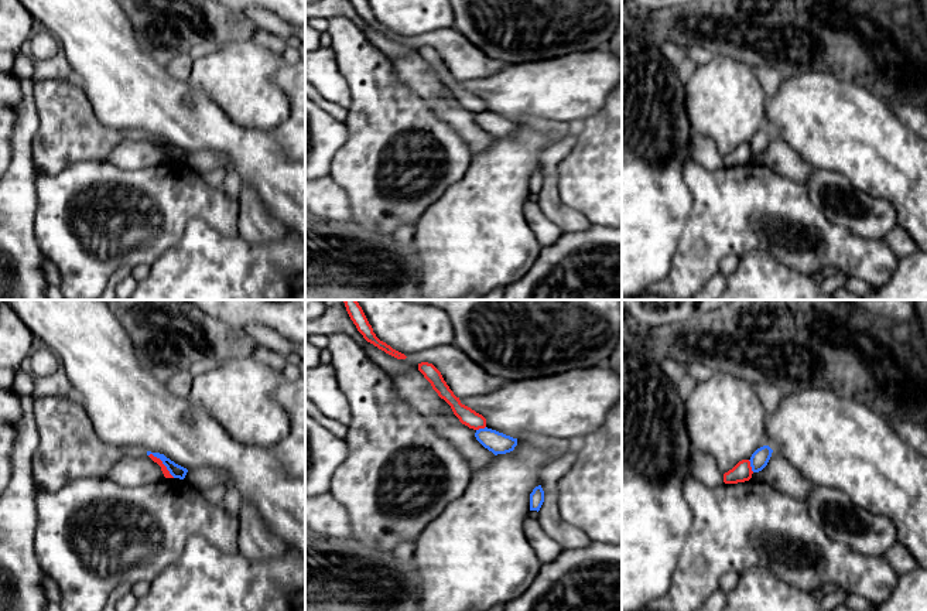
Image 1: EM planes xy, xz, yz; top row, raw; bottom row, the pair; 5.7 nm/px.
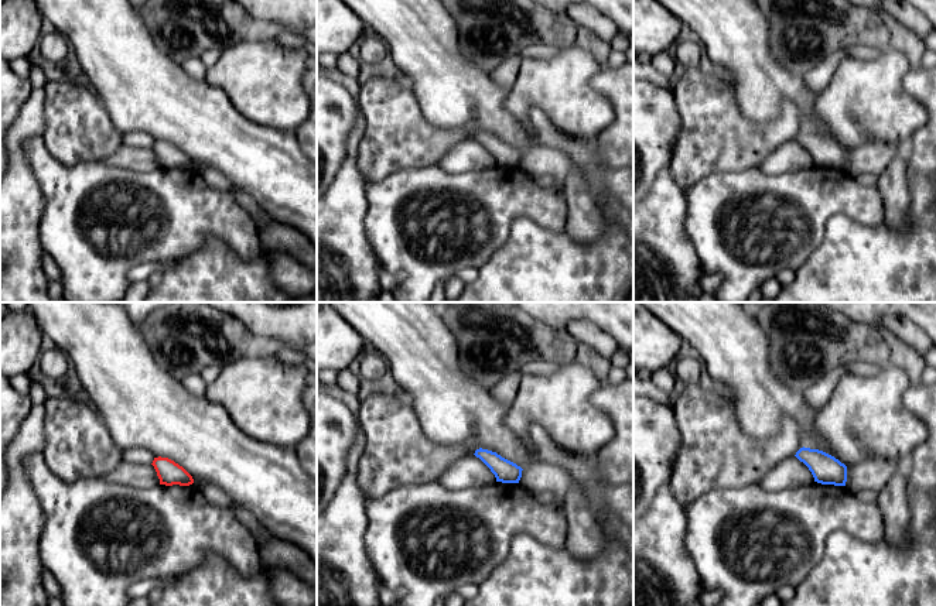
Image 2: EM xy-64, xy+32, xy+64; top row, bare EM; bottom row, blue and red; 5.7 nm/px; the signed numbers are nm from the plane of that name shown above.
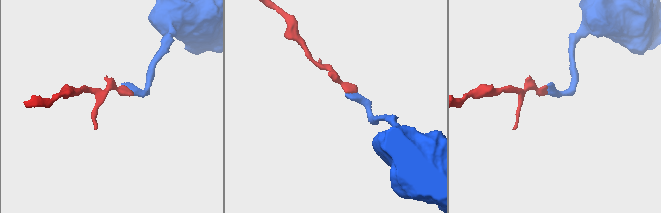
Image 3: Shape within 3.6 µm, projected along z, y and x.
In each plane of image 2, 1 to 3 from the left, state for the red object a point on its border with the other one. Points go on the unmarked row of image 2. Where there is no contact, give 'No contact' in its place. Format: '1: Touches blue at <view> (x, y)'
1: No contact
2: No contact
3: No contact

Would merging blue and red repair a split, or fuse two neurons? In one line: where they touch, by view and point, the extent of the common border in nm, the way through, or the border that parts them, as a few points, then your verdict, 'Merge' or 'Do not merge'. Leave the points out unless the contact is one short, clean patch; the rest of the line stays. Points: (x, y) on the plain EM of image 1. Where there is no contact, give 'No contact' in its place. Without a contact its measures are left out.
Touches blue at xy (163, 146). Shared border 200 nm. Boundary: xy (149, 137), (158, 142), (174, 160). Do not merge

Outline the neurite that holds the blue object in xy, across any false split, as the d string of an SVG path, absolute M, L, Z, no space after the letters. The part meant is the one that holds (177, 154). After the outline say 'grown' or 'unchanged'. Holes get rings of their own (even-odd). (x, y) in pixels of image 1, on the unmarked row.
M147 134L147 139L150 139L150 137L160 141L174 161L179 161L179 163L185 161L185 158L188 156L187 151L175 147L174 144L167 141L164 137Z; unchanged

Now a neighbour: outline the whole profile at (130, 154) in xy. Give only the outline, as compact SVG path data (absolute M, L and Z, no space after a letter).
M144 139L123 140L114 147L106 161L122 170L133 171L158 165L165 160L161 154L161 150L154 146L148 139Z

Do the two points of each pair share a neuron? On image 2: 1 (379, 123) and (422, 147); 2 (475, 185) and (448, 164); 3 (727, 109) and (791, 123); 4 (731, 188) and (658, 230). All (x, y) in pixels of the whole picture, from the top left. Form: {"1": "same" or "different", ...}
{"1": "same", "2": "different", "3": "same", "4": "different"}

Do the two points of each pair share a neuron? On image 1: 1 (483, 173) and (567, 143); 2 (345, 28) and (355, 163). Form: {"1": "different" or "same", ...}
{"1": "different", "2": "same"}

